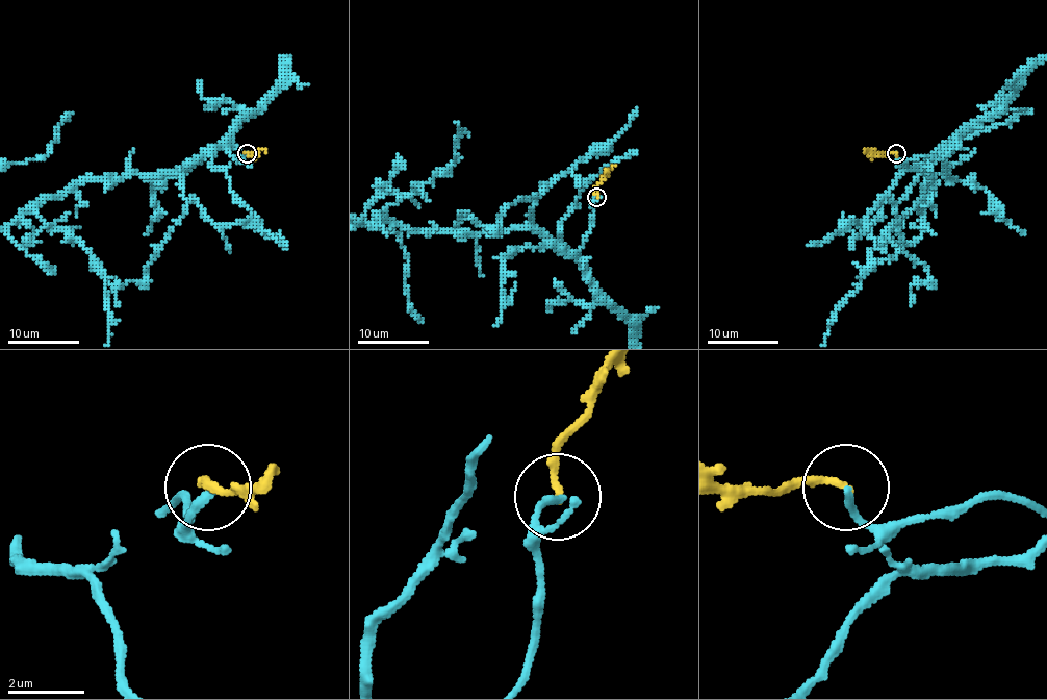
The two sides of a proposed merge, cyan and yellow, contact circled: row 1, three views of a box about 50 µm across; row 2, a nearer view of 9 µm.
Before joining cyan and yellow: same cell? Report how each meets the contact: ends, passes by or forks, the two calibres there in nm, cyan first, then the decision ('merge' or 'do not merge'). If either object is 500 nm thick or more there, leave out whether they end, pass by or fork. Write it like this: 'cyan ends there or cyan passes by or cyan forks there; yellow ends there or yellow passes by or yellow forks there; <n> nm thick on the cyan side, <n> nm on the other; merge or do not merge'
cyan ends there; yellow ends there; 220 nm thick on the cyan side, 180 nm on the other; merge

